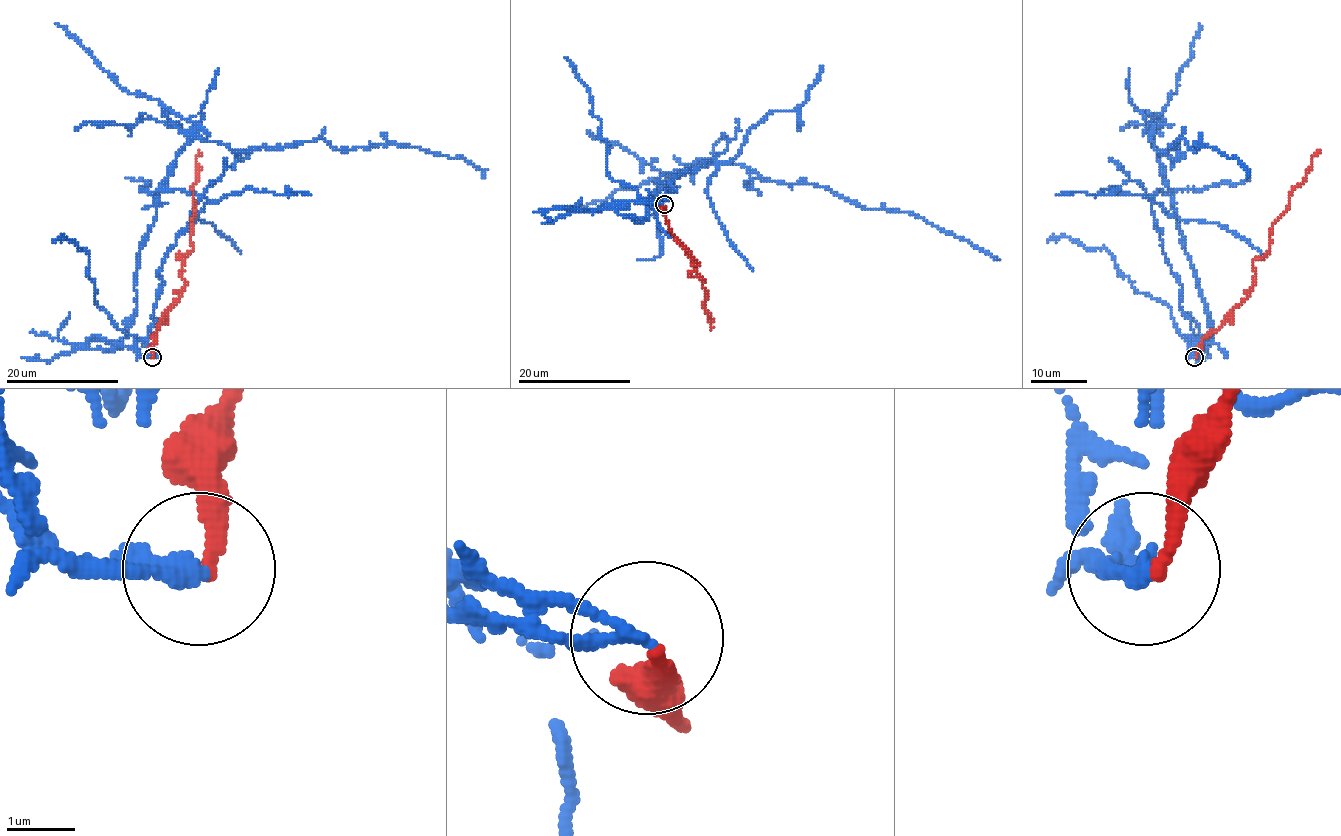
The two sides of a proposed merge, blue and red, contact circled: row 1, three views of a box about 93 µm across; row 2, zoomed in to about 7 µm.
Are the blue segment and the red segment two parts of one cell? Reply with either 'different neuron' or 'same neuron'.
different neuron

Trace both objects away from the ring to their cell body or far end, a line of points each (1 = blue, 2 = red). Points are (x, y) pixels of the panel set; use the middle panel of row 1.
1: (663, 204), (617, 211), (642, 221), (652, 196), (679, 173), (705, 161), (738, 163), (920, 217), (996, 257)
2: (663, 205), (668, 228), (691, 256), (694, 270), (704, 280), (704, 309), (711, 329)

